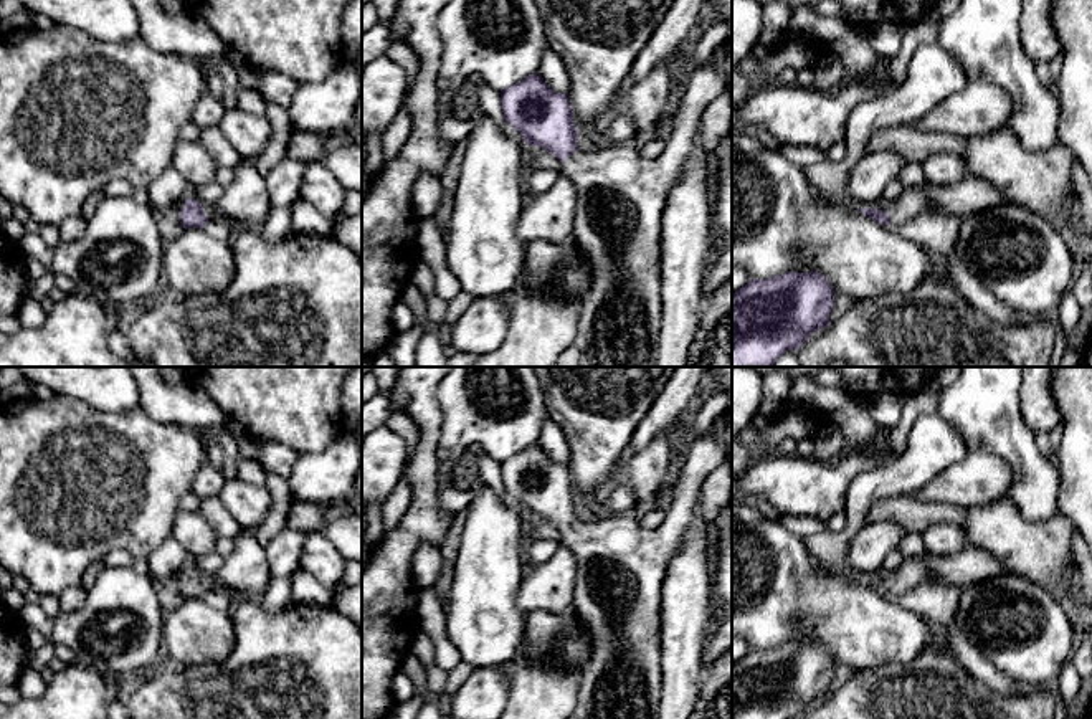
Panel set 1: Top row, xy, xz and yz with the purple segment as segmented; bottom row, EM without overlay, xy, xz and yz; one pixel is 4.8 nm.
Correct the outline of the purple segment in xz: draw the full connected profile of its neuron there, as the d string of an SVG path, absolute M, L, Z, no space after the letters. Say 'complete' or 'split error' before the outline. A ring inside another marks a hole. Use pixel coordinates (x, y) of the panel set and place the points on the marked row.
split error | M725 41L712 58L696 66L679 102L672 137L656 159L641 155L633 142L580 150L577 145L570 96L555 93L535 73L501 93L501 107L509 126L520 132L527 145L539 145L563 164L563 174L577 188L572 241L590 266L590 291L580 302L580 319L573 345L580 350L578 367L656 367L662 299L659 294L659 235L669 192L692 150L705 106L727 88L720 63L732 56Z

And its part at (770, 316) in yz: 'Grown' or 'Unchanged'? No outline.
Unchanged

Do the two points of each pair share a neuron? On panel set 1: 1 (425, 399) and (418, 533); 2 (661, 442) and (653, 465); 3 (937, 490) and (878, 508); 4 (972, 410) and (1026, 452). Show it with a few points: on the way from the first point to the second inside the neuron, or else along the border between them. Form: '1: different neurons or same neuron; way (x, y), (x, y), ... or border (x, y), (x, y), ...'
1: same neuron; way (427, 432), (425, 499)
2: same neuron; way (659, 447), (653, 460)
3: different neurons; border (911, 496), (921, 501), (950, 504)
4: same neuron; way (985, 420), (1013, 442)

